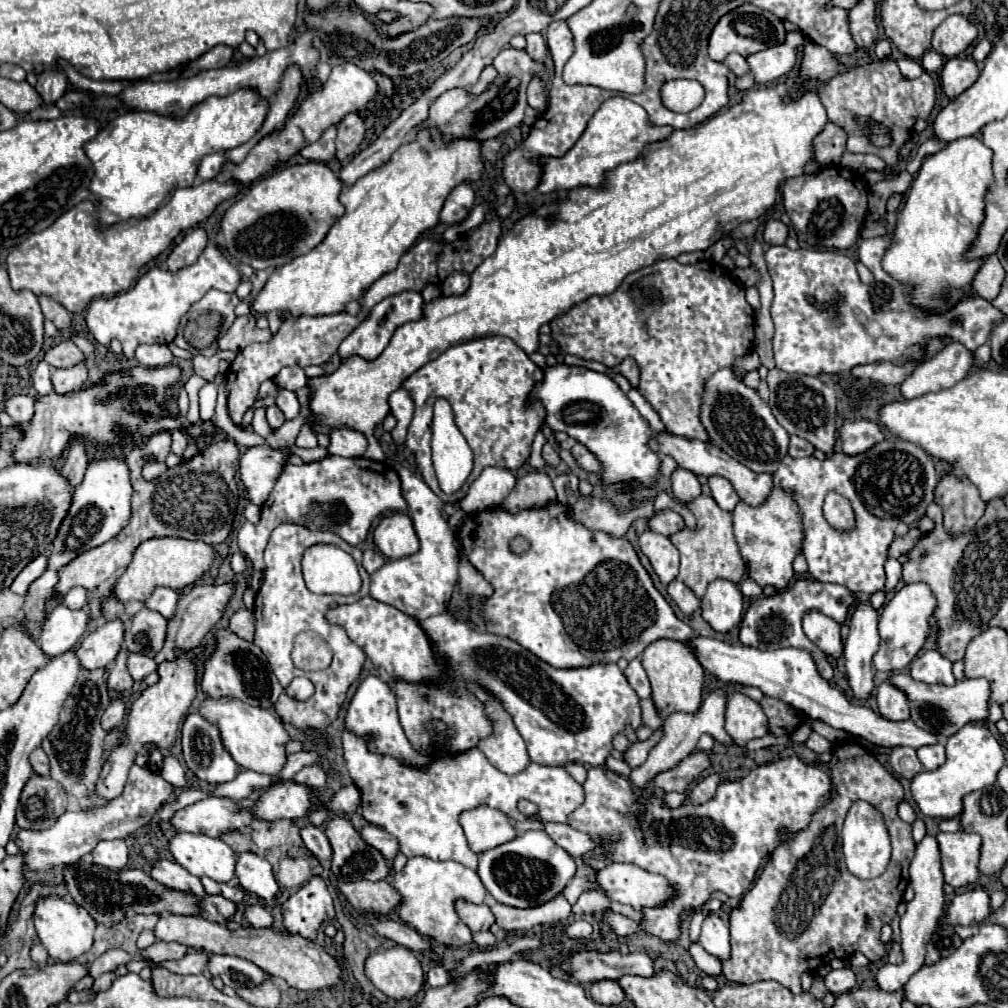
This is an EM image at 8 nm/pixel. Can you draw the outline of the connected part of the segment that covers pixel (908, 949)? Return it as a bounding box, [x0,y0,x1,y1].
[874,836,944,992]

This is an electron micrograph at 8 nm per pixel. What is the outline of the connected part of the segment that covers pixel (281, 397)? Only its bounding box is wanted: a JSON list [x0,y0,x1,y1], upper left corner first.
[276,388,300,420]

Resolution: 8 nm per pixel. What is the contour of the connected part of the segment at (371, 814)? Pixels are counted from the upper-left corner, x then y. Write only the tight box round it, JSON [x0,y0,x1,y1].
[344,732,584,870]

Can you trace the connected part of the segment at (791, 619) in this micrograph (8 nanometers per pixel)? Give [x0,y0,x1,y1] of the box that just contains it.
[740,578,856,680]

